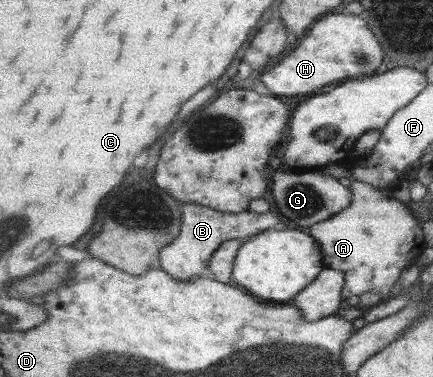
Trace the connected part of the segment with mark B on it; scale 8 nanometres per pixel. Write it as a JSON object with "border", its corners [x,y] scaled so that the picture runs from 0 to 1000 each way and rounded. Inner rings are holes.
{"border":[[[453,538],[420,544],[418,621],[400,647],[372,660],[372,684],[365,700],[409,745],[443,745],[443,740],[455,740],[462,727],[478,727],[483,687],[520,639],[566,629],[580,631],[589,621],[598,621],[598,613],[619,610],[656,586],[633,557],[591,565],[570,554],[552,565],[515,565]]]}

